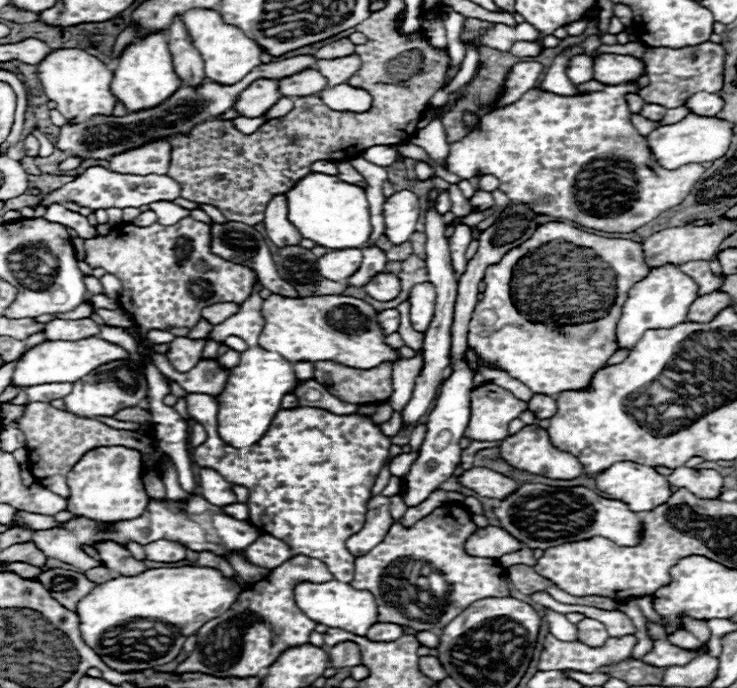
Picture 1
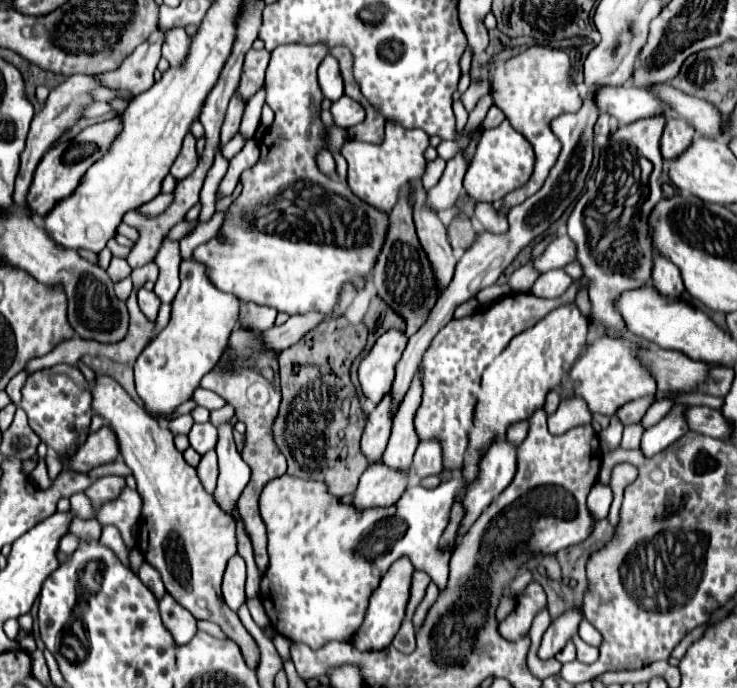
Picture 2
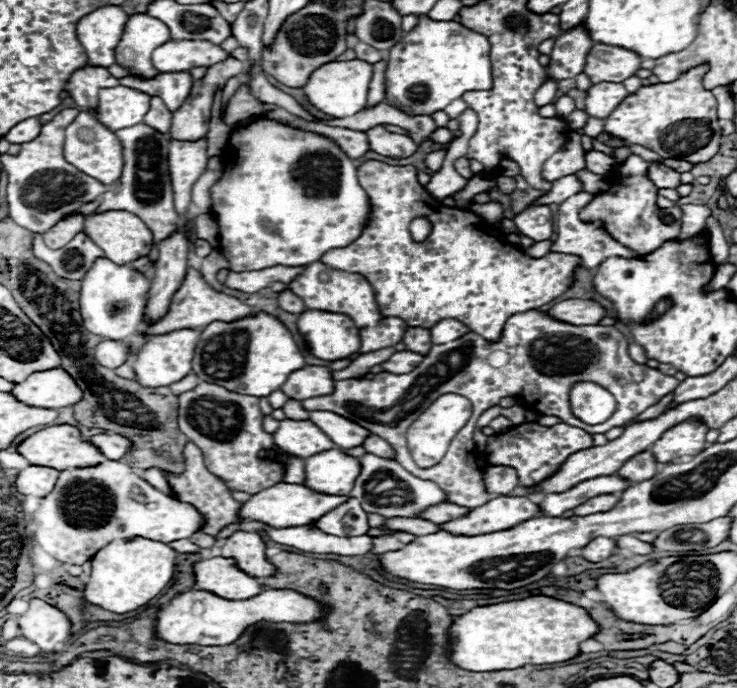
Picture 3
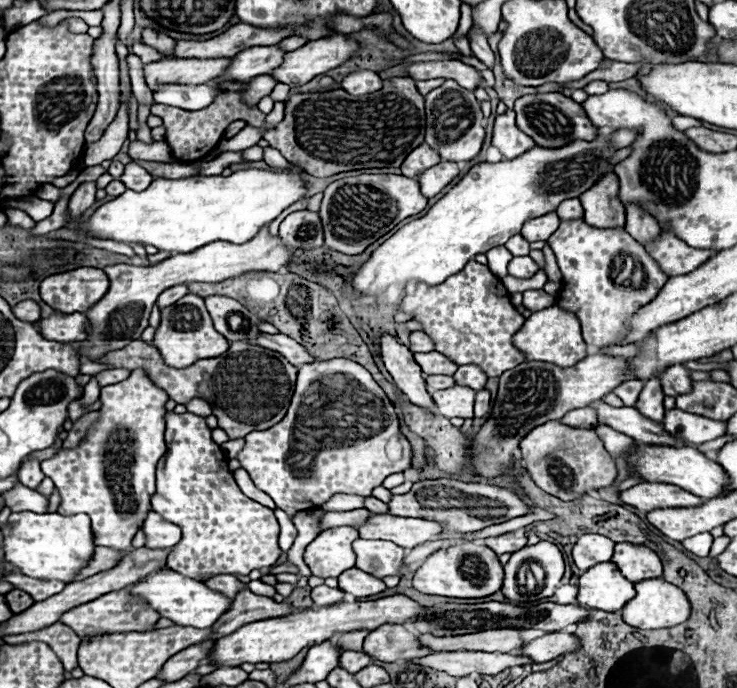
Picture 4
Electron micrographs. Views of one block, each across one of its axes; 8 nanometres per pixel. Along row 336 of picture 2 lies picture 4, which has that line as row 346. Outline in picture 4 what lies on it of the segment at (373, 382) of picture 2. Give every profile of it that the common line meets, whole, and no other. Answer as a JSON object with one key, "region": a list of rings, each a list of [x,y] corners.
{"region":[[[390,334],[380,336],[380,354],[386,370],[394,378],[394,384],[408,396],[408,400],[434,412],[432,398],[426,392],[426,382],[422,378],[420,366],[414,362],[414,354]]]}

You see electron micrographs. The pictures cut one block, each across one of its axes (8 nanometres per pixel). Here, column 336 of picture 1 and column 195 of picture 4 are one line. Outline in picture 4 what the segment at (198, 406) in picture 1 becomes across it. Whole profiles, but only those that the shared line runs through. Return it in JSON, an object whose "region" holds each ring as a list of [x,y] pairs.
{"region":[[[166,412],[164,420],[168,454],[156,468],[152,510],[182,528],[182,540],[168,556],[166,566],[192,580],[218,574],[246,576],[252,570],[274,566],[282,554],[278,548],[280,528],[274,512],[240,492],[232,472],[228,472],[228,458],[212,442],[204,418],[190,412]]]}

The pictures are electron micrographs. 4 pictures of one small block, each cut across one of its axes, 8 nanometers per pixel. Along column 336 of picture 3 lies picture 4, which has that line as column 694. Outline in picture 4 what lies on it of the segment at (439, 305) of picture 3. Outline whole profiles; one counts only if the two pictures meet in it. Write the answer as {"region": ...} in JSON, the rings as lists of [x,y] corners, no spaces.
{"region":[[[662,228],[658,238],[654,238],[652,242],[646,242],[644,248],[648,254],[652,254],[652,258],[658,262],[660,270],[666,276],[688,274],[698,266],[702,266],[704,262],[708,262],[712,256],[716,256],[716,250],[690,248],[686,242],[676,238],[672,230],[668,232],[666,228]]]}

